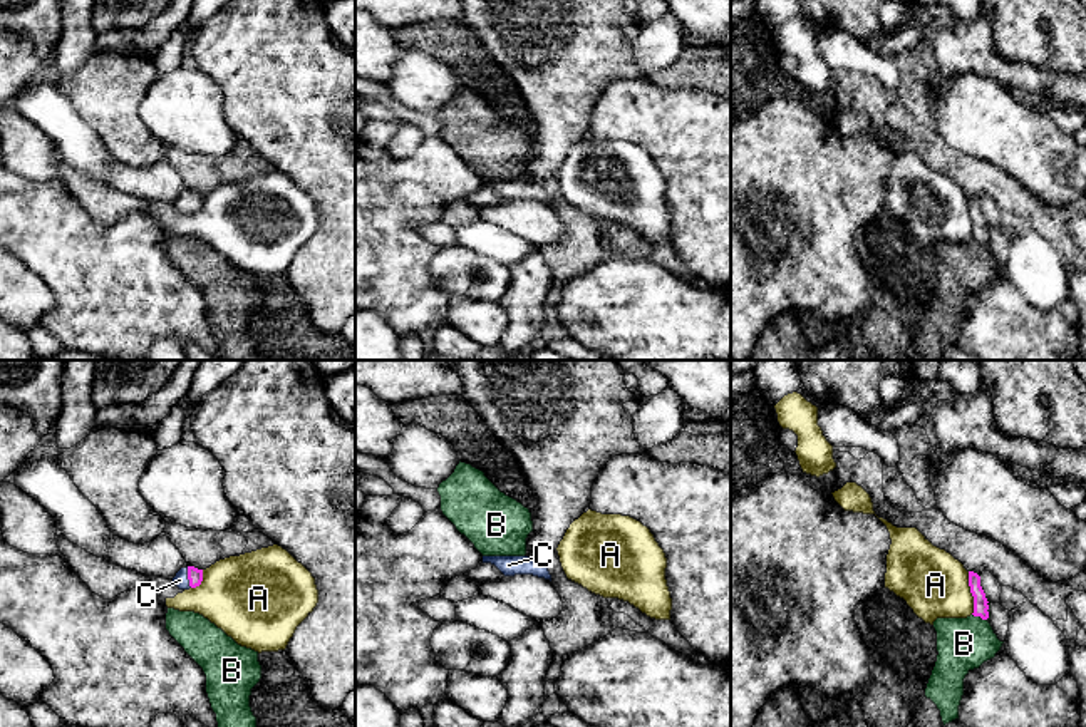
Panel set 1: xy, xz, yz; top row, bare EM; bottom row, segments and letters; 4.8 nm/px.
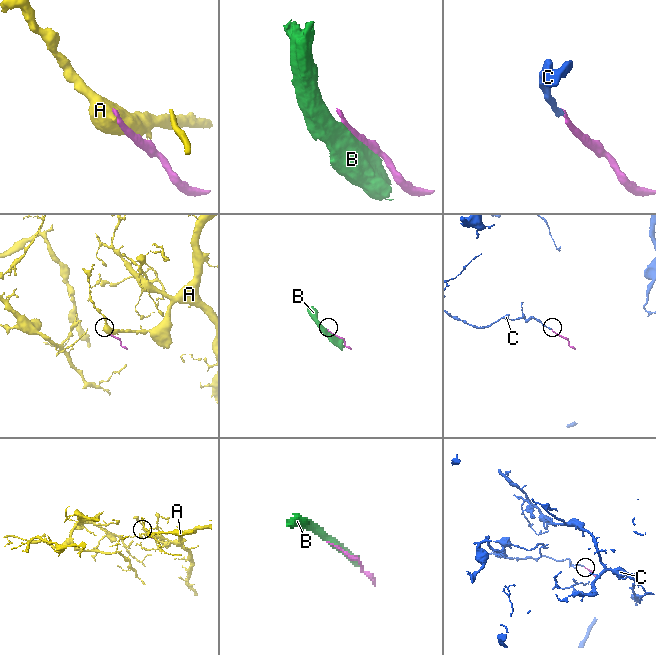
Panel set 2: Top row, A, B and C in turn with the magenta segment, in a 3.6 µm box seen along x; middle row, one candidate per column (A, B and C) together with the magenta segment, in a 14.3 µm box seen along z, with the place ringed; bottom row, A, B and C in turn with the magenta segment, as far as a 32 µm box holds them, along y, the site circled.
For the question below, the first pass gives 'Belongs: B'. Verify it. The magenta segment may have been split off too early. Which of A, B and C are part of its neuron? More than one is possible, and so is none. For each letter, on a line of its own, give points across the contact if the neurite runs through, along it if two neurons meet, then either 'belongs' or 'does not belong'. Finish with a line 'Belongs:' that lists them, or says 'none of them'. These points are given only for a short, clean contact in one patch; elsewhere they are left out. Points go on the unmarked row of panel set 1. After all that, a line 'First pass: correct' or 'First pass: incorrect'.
A: does not belong
B: does not belong
C: way xy (195, 200), (188, 201), (180, 205); belongs
Belongs: C
First pass: incorrect

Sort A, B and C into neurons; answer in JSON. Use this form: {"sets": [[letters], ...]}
{"sets": [["A"], ["B"], ["C"]]}

